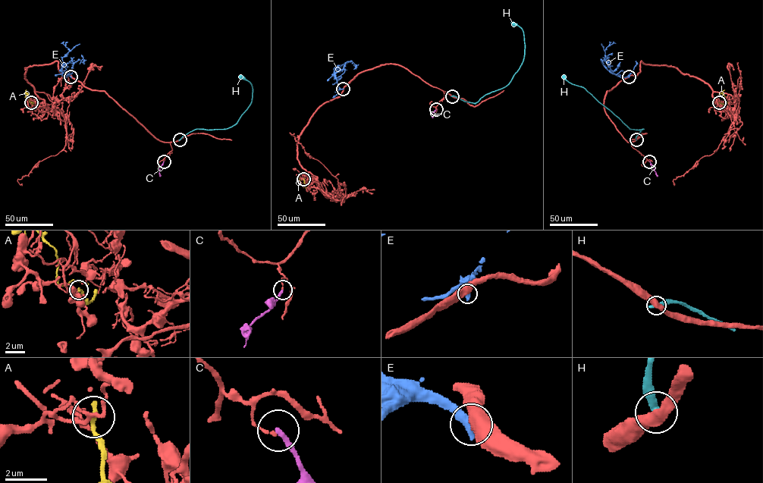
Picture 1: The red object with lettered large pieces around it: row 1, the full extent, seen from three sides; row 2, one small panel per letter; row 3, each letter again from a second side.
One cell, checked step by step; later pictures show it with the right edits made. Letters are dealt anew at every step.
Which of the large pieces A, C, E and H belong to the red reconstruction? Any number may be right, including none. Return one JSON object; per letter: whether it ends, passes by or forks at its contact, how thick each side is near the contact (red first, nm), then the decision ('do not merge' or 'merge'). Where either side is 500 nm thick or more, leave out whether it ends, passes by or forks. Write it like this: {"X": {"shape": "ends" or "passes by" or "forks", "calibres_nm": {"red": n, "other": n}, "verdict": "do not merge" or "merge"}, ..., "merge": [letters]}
{"A": {"shape": "ends", "calibres_nm": {"red": 180, "other": 240}, "verdict": "do not merge"}, "C": {"shape": "ends", "calibres_nm": {"red": 120, "other": 260}, "verdict": "do not merge"}, "E": {"calibres_nm": {"red": 550, "other": 480}, "verdict": "do not merge"}, "H": {"shape": "ends", "calibres_nm": {"red": 480, "other": 380}, "verdict": "do not merge"}, "merge": []}

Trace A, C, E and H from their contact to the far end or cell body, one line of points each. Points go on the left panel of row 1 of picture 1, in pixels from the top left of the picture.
A: (31, 102), (27, 93), (25, 97)
C: (164, 161), (158, 170), (160, 176)
E: (70, 76), (63, 75), (62, 58), (70, 50), (61, 43)
H: (180, 139), (195, 129), (224, 129), (237, 123), (250, 104), (252, 89), (249, 83), (239, 76)

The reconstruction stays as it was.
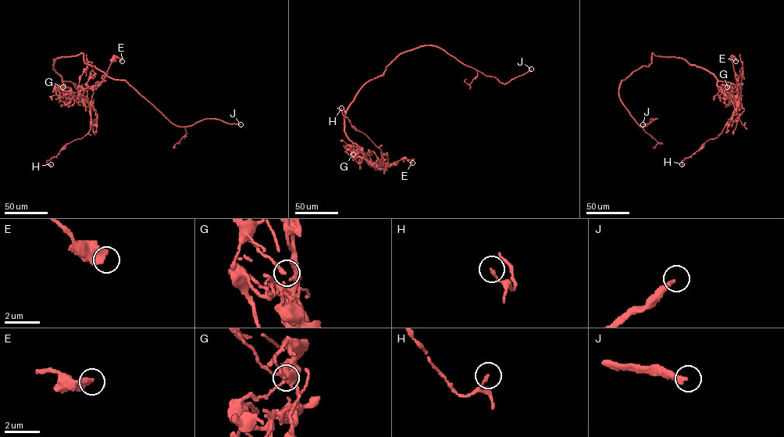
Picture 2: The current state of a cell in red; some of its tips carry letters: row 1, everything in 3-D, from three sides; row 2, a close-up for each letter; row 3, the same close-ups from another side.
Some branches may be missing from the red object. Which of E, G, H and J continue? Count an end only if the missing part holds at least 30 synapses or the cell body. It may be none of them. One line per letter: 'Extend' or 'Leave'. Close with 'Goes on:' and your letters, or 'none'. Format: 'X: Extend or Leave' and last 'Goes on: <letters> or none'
E: Leave
G: Leave
H: Leave
J: Extend
Goes on: J

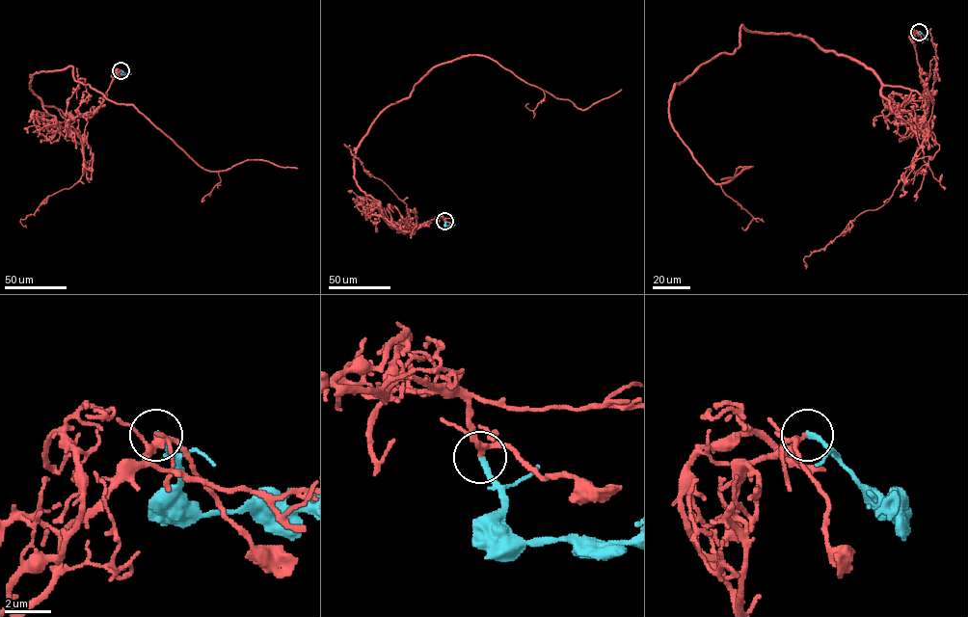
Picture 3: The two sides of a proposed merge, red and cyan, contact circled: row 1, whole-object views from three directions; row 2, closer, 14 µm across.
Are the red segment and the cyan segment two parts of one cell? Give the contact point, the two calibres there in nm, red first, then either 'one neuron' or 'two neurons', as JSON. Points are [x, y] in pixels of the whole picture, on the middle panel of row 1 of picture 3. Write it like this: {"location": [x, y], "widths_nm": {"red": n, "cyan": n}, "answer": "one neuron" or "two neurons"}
{"location": [444, 221], "widths_nm": {"red": 190, "cyan": 240}, "answer": "one neuron"}

